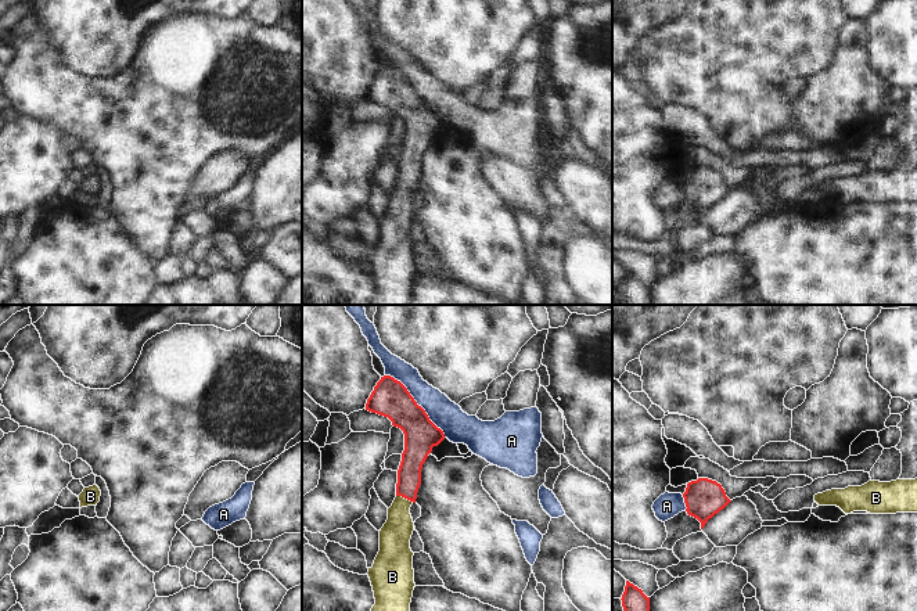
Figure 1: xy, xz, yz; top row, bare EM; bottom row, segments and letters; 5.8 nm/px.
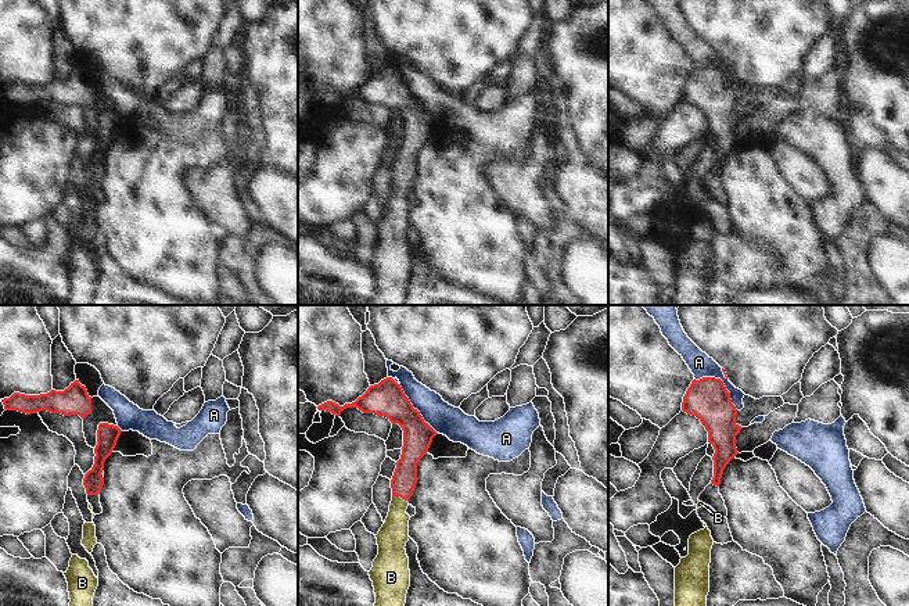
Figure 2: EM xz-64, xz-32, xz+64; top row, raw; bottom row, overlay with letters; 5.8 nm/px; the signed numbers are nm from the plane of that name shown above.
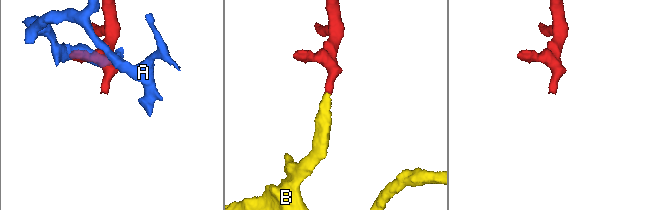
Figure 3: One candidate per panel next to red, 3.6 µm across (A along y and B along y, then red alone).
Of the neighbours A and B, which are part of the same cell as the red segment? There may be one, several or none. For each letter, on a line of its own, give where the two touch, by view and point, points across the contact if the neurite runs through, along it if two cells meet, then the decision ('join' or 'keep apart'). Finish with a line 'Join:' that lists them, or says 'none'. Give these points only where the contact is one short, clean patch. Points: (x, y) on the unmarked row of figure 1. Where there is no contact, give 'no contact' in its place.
A: contact xz (416, 92); keep apart
B: contact xz (405, 187); way xz (409, 165), (405, 187), (395, 225); join
Join: B

